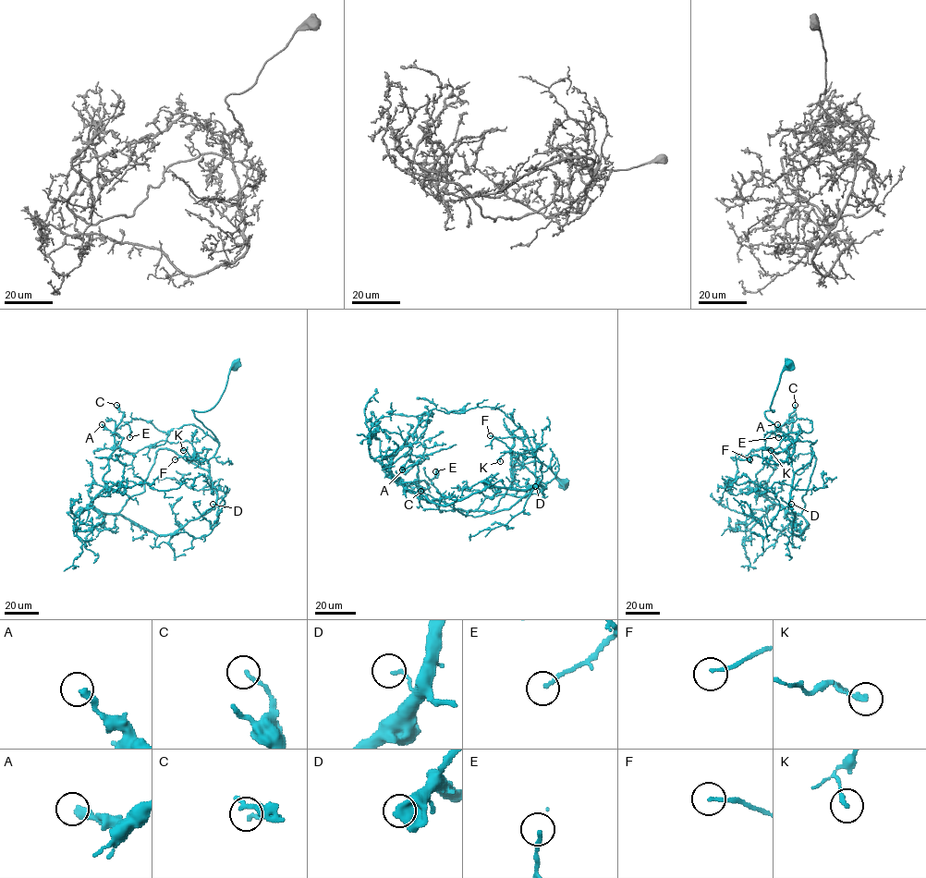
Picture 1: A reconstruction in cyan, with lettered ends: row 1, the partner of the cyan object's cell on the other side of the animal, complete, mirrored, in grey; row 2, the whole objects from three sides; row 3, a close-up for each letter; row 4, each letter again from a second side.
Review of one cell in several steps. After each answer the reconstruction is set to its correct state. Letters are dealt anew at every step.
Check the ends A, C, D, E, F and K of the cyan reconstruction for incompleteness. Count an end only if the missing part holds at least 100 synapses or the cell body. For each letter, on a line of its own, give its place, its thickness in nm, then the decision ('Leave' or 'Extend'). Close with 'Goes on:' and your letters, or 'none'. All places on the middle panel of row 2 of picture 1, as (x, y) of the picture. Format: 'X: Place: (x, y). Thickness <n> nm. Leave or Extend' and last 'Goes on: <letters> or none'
A: Place: (402, 469). Thickness 380 nm. Leave
C: Place: (420, 491). Thickness 180 nm. Leave
D: Place: (535, 486). Thickness 130 nm. Leave
E: Place: (435, 471). Thickness 160 nm. Leave
F: Place: (490, 435). Thickness 150 nm. Leave
K: Place: (500, 461). Thickness 190 nm. Leave
Goes on: none

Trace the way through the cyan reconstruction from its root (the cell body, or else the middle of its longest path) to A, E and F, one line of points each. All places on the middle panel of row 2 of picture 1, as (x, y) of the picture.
A: (563, 483), (512, 454), (531, 488), (528, 435), (489, 407), (423, 414), (403, 445), (427, 457), (402, 469)
E: (563, 483), (537, 460), (511, 465), (512, 454), (542, 489), (487, 496), (463, 511), (438, 493), (435, 471)
F: (563, 483), (537, 460), (511, 465), (512, 454), (542, 489), (519, 486), (509, 451), (514, 439), (490, 435)

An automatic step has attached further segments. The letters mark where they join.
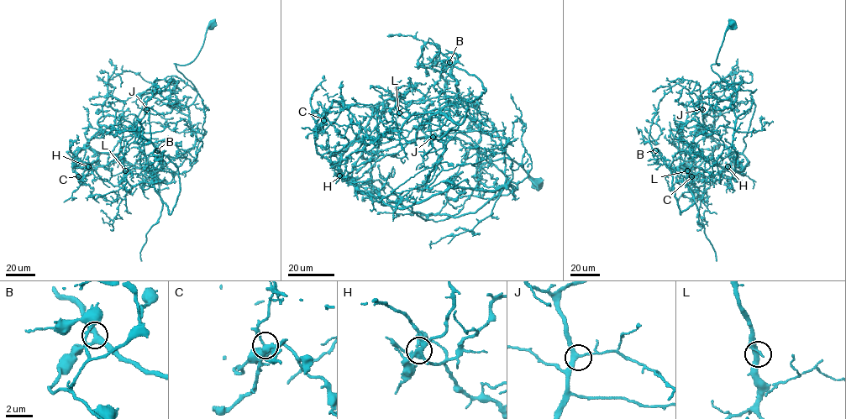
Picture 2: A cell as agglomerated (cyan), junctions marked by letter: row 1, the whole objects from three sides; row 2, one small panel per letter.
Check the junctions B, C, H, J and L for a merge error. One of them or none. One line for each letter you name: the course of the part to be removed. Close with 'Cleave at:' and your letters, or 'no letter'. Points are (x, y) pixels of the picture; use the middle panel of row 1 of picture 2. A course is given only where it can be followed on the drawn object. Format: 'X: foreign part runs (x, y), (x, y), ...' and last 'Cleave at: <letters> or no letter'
H: foreign part runs (339, 175), (412, 114), (462, 122), (486, 91), (439, 51), (445, 86), (454, 57)
Cleave at: H

